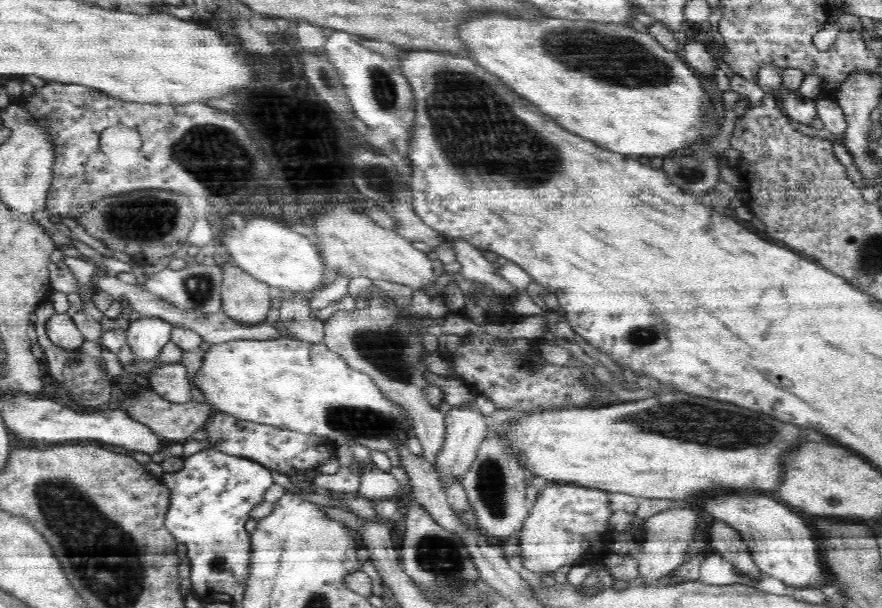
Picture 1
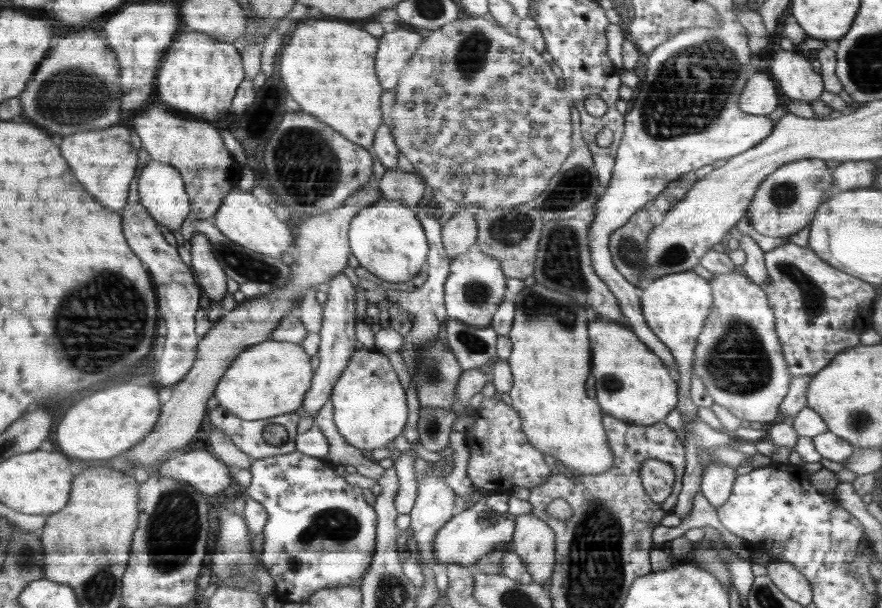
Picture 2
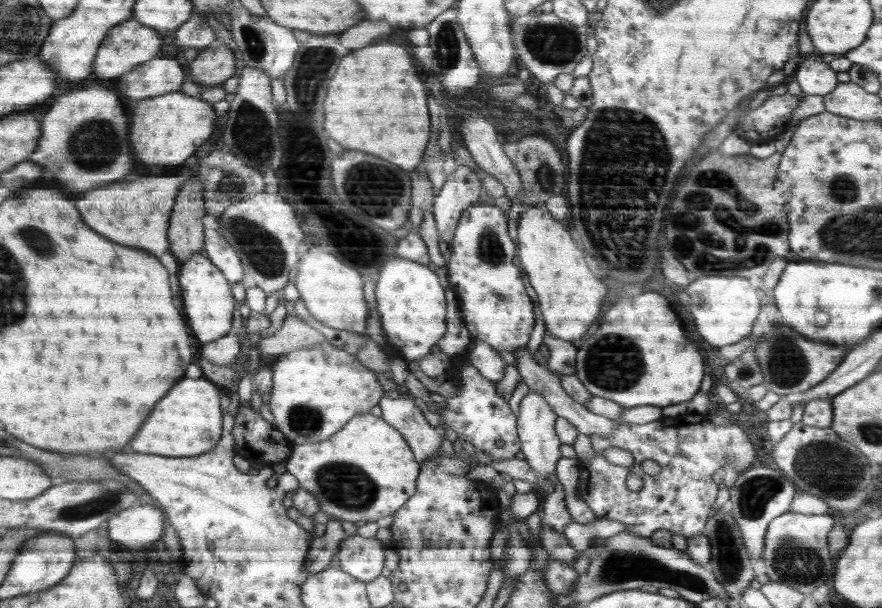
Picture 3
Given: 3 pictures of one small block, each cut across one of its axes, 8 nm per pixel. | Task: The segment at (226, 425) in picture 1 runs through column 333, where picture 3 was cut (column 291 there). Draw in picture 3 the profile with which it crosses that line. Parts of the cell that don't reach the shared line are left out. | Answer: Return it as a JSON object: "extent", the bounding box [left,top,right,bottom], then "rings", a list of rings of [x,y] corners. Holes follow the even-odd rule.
{"extent":[234,403,294,471],"rings":[[[250,403],[238,407],[234,436],[237,437],[237,454],[249,459],[258,468],[270,471],[273,465],[286,463],[292,458],[294,441],[274,430]]]}

